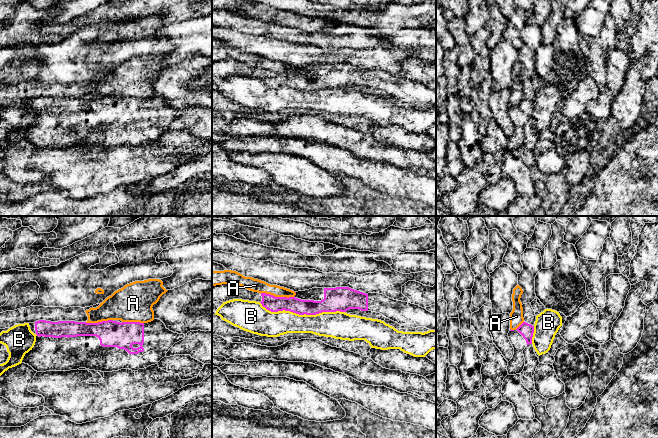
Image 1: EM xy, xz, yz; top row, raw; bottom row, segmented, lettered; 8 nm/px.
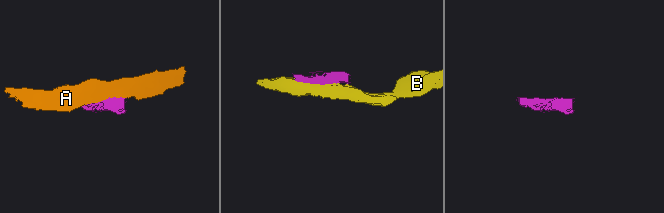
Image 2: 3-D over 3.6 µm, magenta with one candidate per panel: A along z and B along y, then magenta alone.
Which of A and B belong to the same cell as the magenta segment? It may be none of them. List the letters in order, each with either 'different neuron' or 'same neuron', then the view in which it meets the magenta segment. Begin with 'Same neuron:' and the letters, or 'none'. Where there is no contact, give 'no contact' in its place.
Same neuron: none
A: different neuron; contact in xz
B: different neuron; contact in xz

